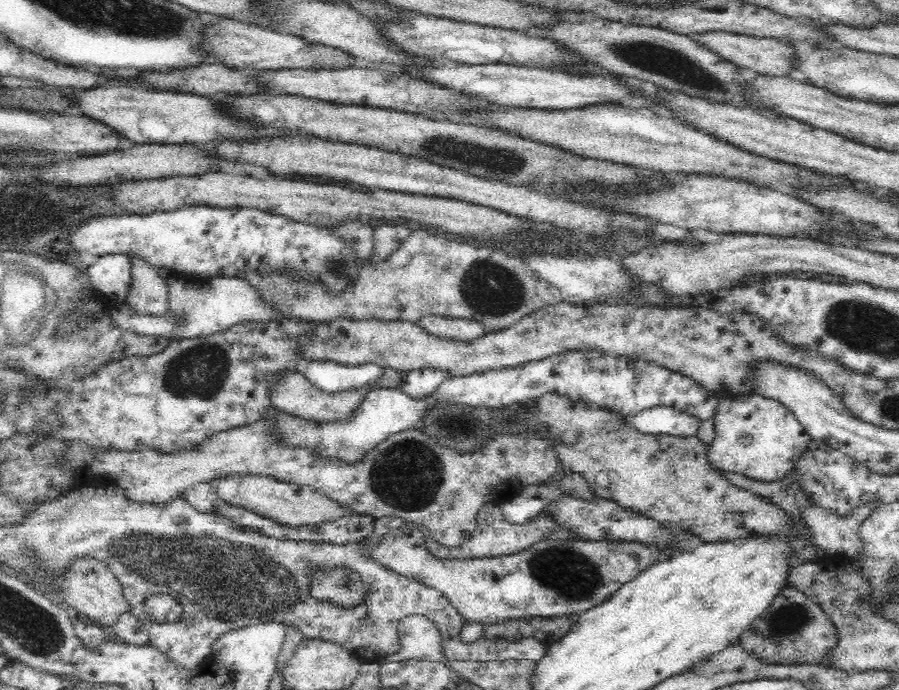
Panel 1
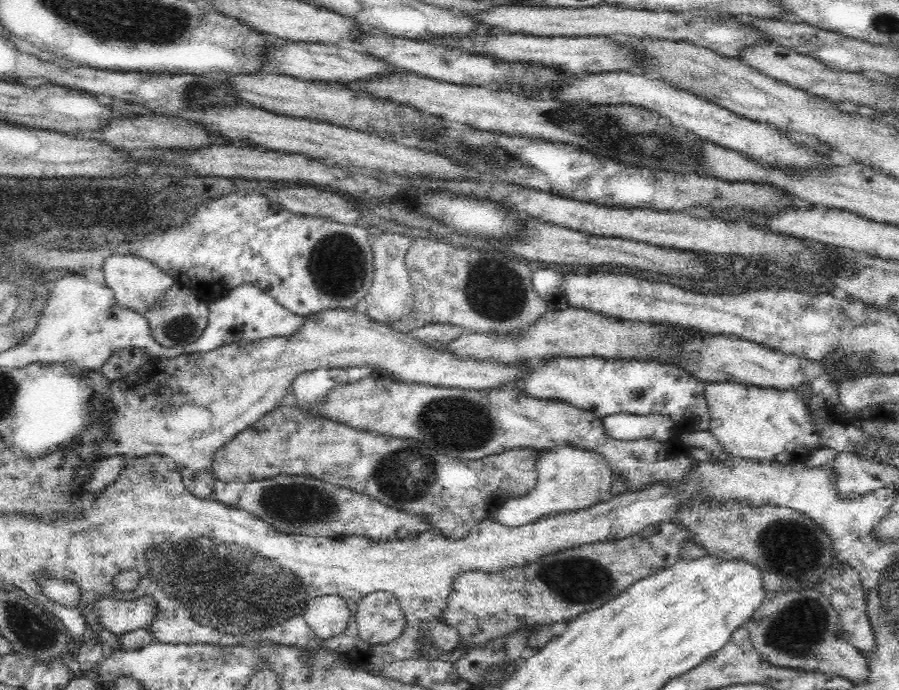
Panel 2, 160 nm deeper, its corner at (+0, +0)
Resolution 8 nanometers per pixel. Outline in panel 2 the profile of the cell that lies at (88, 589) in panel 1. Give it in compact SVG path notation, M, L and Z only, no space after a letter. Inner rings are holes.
M150 595L134 602L120 602L112 597L110 600L97 600L94 604L102 626L120 636L140 629L151 632L151 624L160 614L160 605Z

